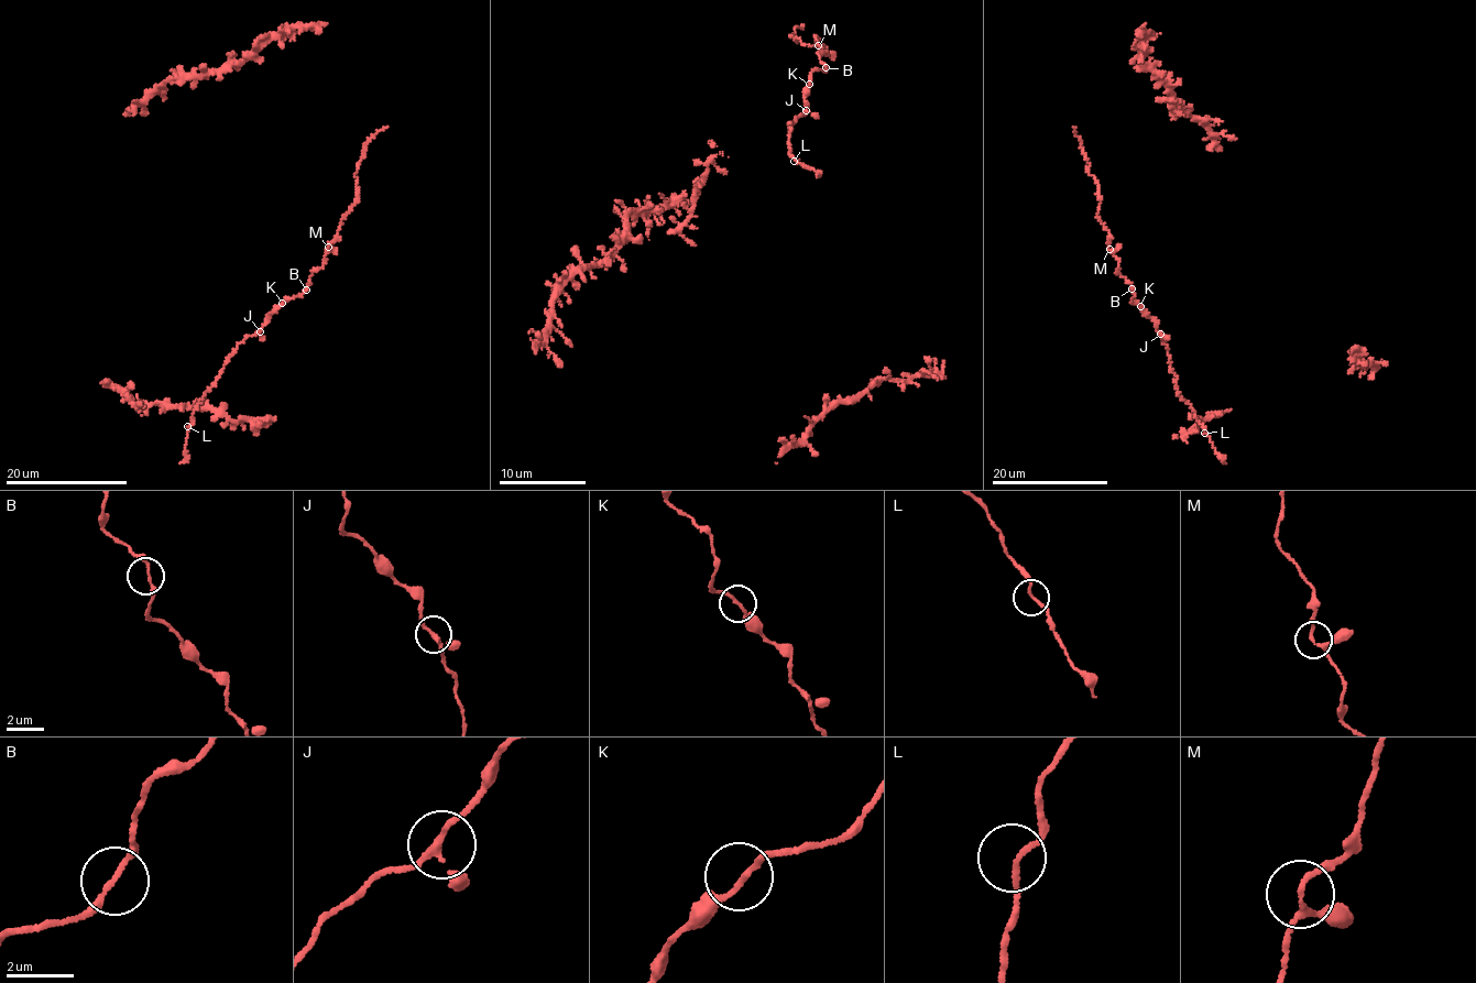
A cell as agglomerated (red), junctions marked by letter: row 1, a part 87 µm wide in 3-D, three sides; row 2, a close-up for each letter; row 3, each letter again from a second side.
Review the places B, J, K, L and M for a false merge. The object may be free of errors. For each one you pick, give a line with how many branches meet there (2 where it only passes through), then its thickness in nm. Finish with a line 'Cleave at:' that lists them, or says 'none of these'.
Cleave at: none of these

